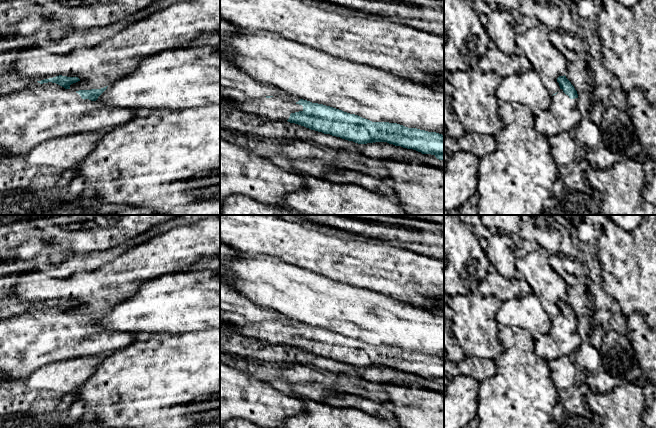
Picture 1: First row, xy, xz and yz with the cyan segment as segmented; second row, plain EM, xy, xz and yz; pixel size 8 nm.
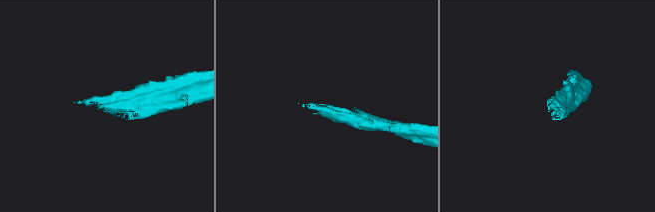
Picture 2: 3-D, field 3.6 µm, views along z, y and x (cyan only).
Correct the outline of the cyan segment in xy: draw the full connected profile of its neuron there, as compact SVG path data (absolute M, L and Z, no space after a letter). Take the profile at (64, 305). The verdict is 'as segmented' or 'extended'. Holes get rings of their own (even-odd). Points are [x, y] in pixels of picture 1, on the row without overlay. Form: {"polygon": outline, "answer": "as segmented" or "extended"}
{"polygon": "M59 299L0 321L0 376L23 381L46 365L77 357L108 354L135 341L133 333L111 331L96 325L108 310L72 315L70 309L78 305L78 301Z", "answer": "extended"}

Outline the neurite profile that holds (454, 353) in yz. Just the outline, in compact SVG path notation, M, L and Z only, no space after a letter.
M444 318L444 350L447 360L459 364L466 356L452 333L452 320Z

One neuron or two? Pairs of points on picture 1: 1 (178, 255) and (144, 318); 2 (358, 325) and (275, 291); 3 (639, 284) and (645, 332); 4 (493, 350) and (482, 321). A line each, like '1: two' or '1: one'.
1: two
2: one
3: two
4: one

